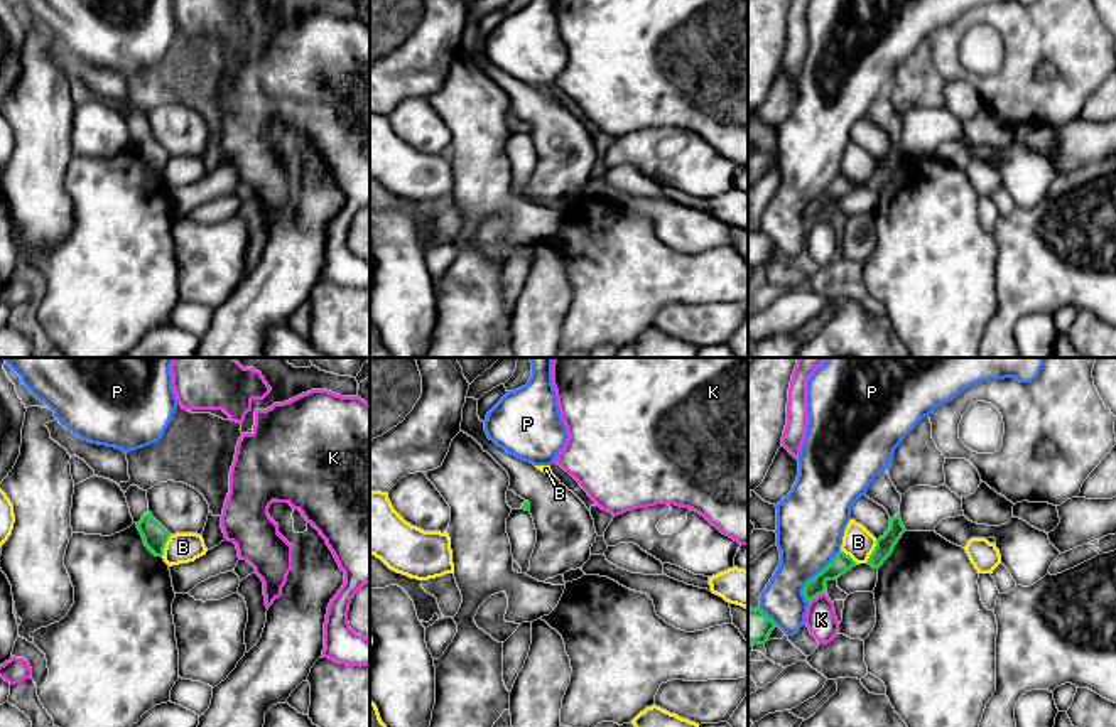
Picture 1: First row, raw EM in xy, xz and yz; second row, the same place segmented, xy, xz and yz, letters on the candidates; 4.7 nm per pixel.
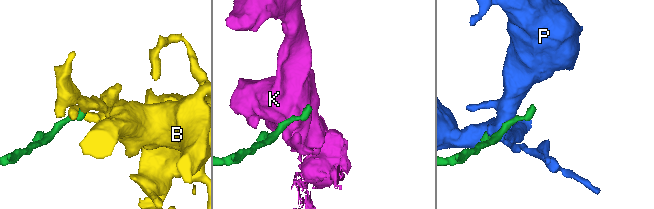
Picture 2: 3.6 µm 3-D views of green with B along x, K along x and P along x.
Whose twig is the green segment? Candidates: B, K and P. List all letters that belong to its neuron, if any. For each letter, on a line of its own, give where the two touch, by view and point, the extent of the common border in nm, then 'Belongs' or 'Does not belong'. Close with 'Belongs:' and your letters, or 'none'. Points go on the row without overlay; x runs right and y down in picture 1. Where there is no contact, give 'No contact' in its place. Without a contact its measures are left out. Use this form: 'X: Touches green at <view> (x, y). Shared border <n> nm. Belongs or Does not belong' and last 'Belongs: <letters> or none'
B: Touches green at yz (873, 174). Shared border 130 nm. Does not belong
K: Touches green at yz (816, 218). Shared border 90 nm. Does not belong
P: Touches green at yz (816, 198). Shared border 300 nm. Does not belong
Belongs: none

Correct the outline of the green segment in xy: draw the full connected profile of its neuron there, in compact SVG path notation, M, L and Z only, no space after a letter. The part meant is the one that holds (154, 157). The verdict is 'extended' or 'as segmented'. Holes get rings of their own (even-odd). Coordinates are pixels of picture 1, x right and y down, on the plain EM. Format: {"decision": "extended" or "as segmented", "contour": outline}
{"decision": "extended", "contour": "M130 108L125 120L145 169L155 179L162 179L171 155L149 133L147 113L140 111L138 108Z"}

